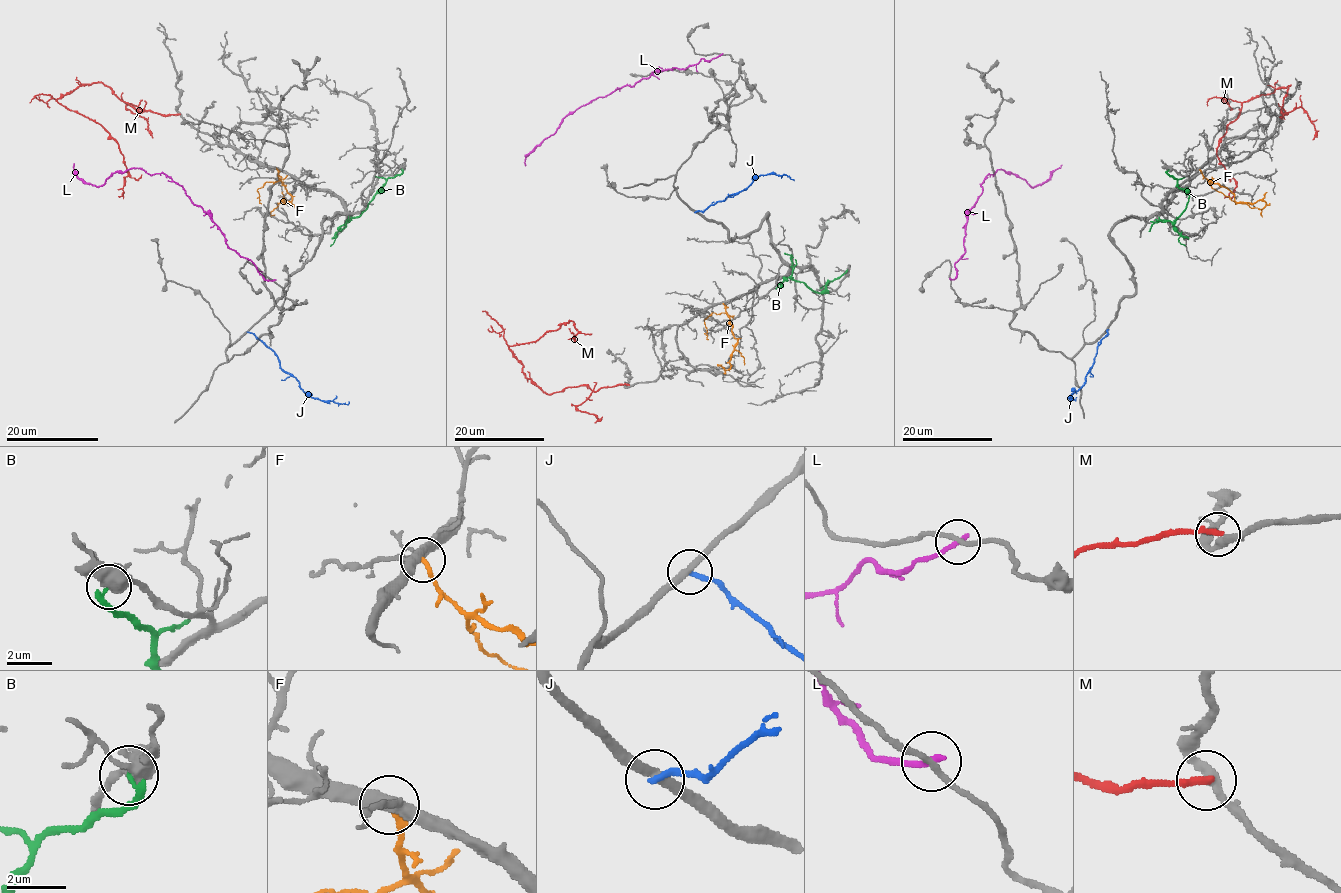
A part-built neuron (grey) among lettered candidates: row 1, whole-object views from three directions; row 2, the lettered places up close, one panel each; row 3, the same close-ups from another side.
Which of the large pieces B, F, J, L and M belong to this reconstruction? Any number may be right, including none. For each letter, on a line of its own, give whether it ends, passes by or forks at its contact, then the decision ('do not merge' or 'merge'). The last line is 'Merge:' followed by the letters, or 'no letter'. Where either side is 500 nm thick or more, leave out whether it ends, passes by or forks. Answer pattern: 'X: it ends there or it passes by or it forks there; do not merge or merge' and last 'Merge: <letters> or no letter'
B: it ends there; do not merge
F: it ends there; do not merge
J: it ends there; do not merge
L: it ends there; do not merge
M: it ends there; do not merge
Merge: no letter

